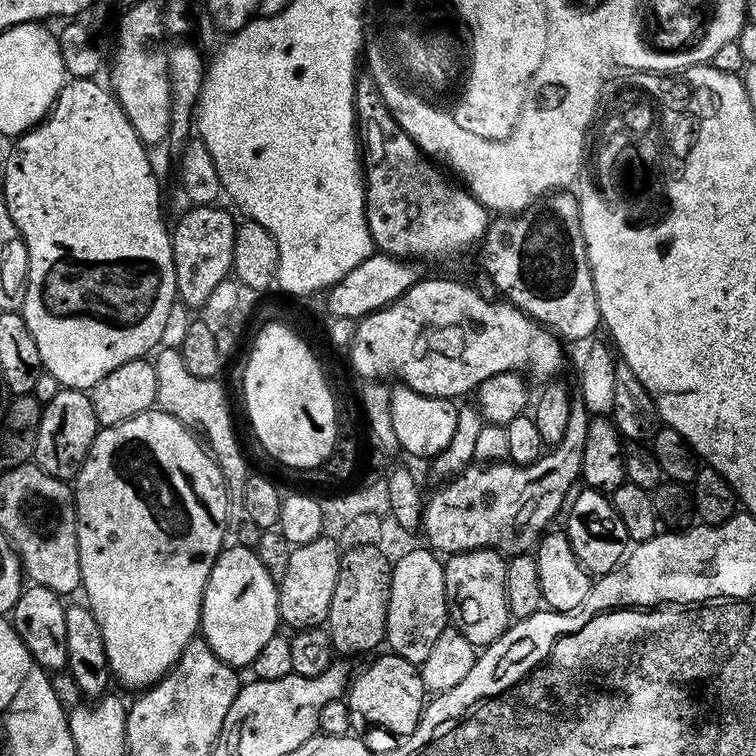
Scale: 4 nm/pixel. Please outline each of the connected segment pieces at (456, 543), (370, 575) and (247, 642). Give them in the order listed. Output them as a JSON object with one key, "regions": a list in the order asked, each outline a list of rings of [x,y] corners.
{"regions":[[[[572,404],[566,434],[549,451],[552,453],[548,456],[548,468],[469,466],[443,483],[446,485],[432,497],[429,495],[424,506],[422,532],[428,535],[427,547],[440,554],[479,548],[492,548],[505,557],[531,553],[541,536],[549,531],[551,524],[548,523],[559,512],[561,515],[566,497],[573,491],[572,483],[581,479],[582,446],[586,446],[589,419],[583,404]]],[[[357,546],[341,551],[338,582],[334,582],[334,598],[326,621],[328,637],[337,653],[356,656],[385,643],[386,610],[390,598],[392,564],[374,546]]],[[[225,547],[210,570],[208,585],[200,611],[202,639],[237,670],[247,669],[258,656],[262,646],[277,635],[281,627],[278,614],[278,584],[266,574],[266,566],[258,562],[255,551],[248,548]]]]}

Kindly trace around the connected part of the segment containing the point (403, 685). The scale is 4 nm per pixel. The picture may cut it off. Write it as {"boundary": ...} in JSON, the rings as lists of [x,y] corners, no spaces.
{"boundary":[[[395,654],[380,656],[373,664],[368,664],[360,673],[351,677],[350,683],[346,689],[346,703],[353,721],[364,724],[373,724],[376,728],[385,728],[388,732],[393,732],[396,738],[403,738],[414,734],[414,730],[420,721],[420,715],[424,713],[426,703],[426,689],[420,669],[415,664],[411,664],[406,658]]]}

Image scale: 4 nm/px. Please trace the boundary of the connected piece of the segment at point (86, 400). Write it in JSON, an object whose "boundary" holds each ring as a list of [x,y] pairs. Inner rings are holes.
{"boundary":[[[61,387],[60,392],[54,394],[54,398],[50,398],[48,404],[43,405],[40,413],[34,453],[36,467],[59,480],[75,481],[101,427],[101,424],[94,418],[91,395],[79,388]]]}

